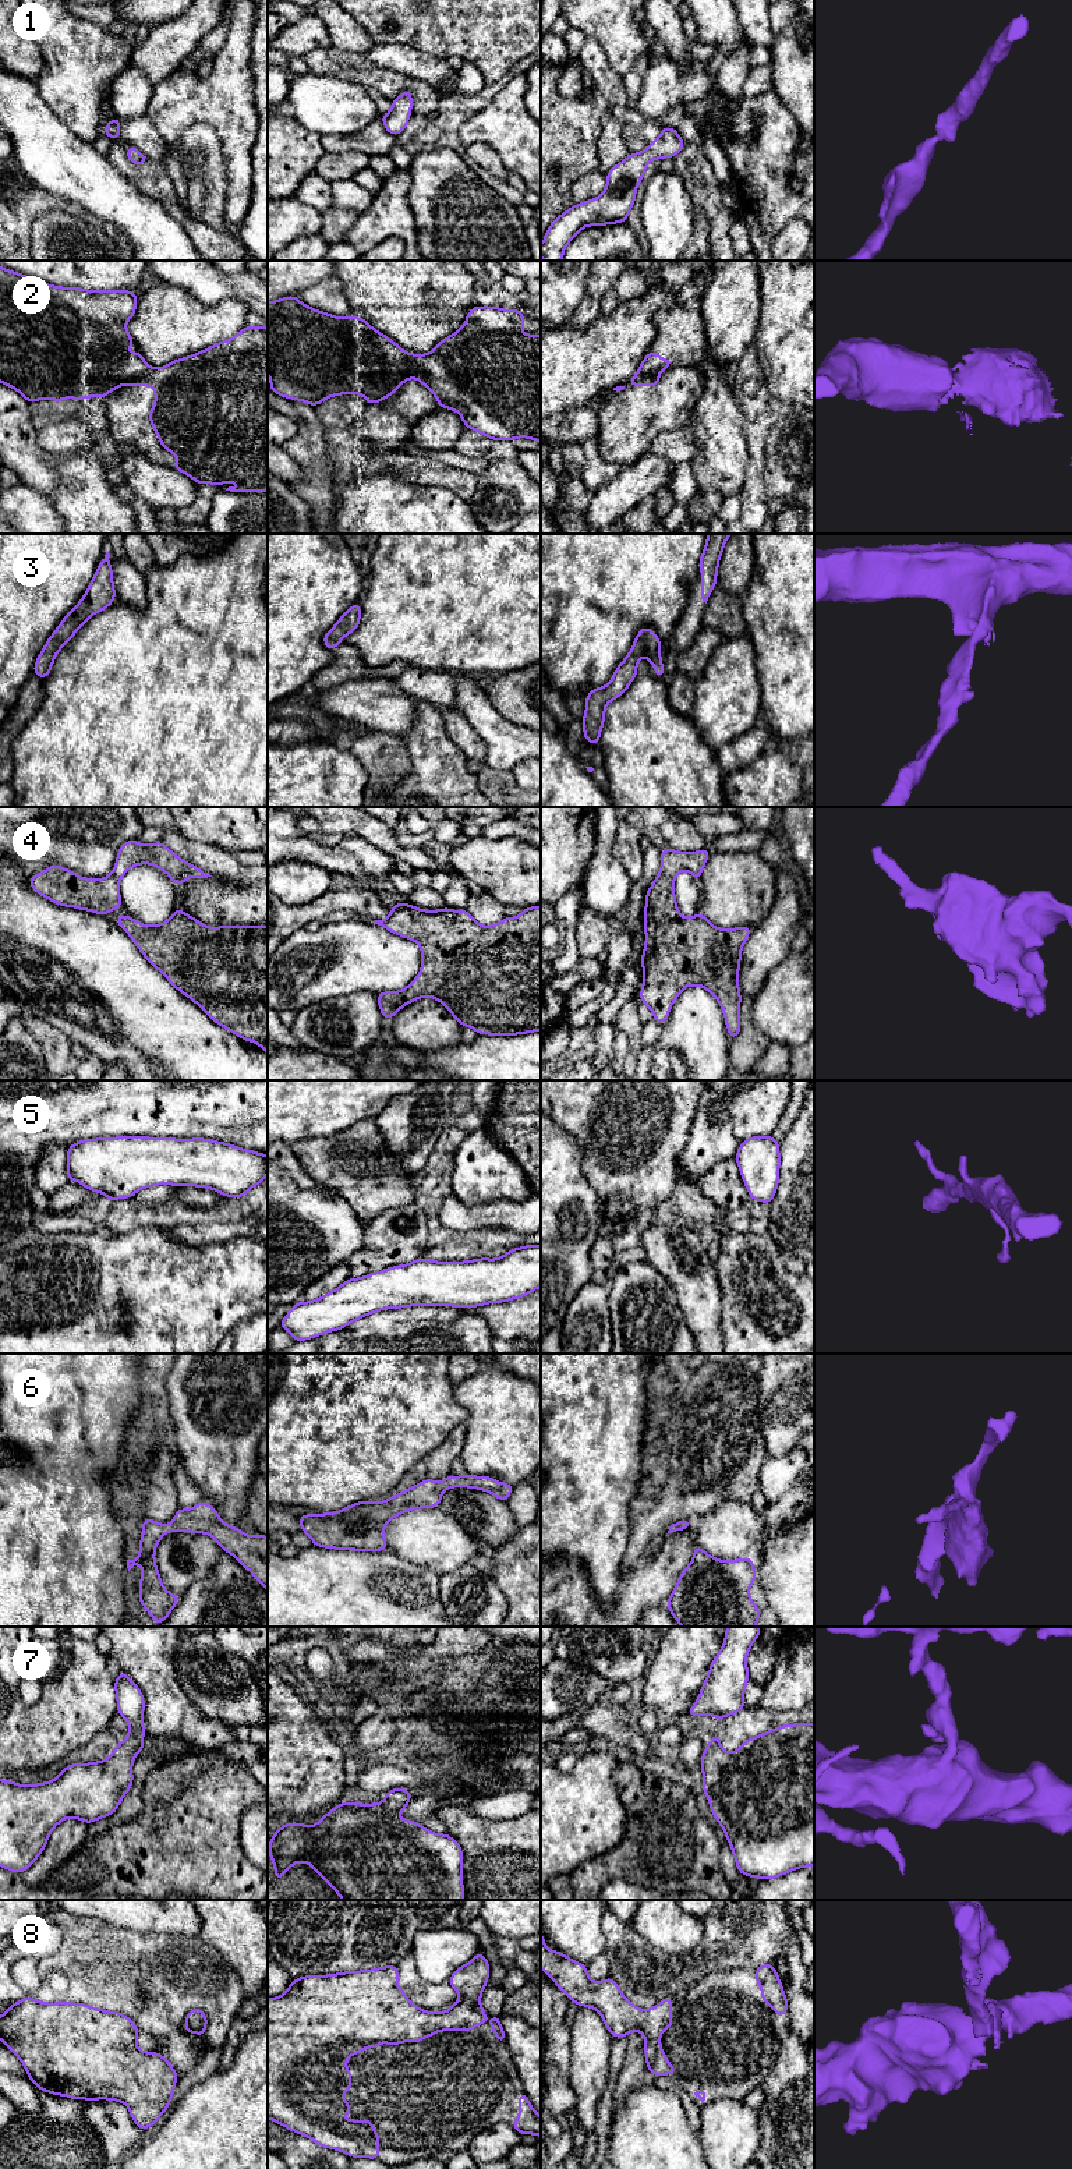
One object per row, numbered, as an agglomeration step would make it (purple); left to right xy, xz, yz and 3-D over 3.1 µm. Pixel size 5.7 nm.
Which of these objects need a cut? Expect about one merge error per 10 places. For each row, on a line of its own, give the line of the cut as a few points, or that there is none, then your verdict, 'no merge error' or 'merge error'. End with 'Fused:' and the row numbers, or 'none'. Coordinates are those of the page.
1: no cut | no merge error
2: xy (149, 368), (124, 384) | merge error
3: no cut | no merge error
4: no cut | no merge error
5: no cut | no merge error
6: no cut | no merge error
7: no cut | no merge error
8: no cut | no merge error
Fused: 2

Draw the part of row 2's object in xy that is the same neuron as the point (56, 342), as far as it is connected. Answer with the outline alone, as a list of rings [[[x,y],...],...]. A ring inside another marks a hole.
[[[0,266],[0,383],[21,393],[28,403],[52,399],[82,400],[106,397],[110,392],[144,375],[149,365],[138,353],[114,353],[114,347],[134,347],[125,323],[137,309],[137,293],[128,290],[92,291],[42,283]]]

